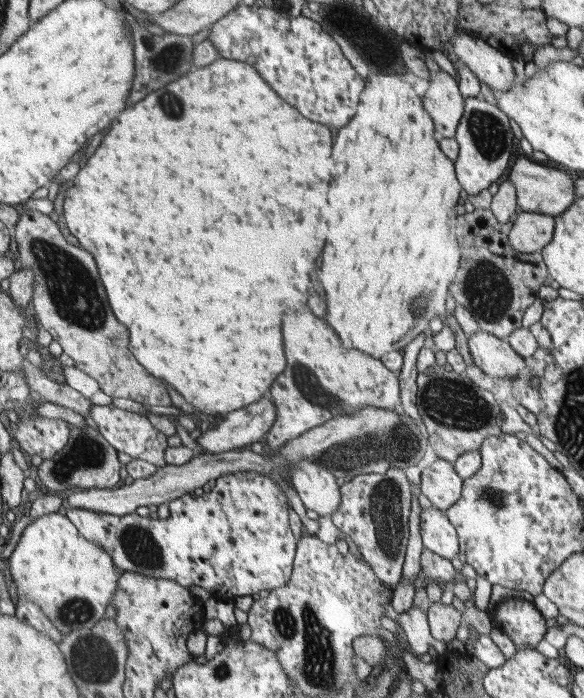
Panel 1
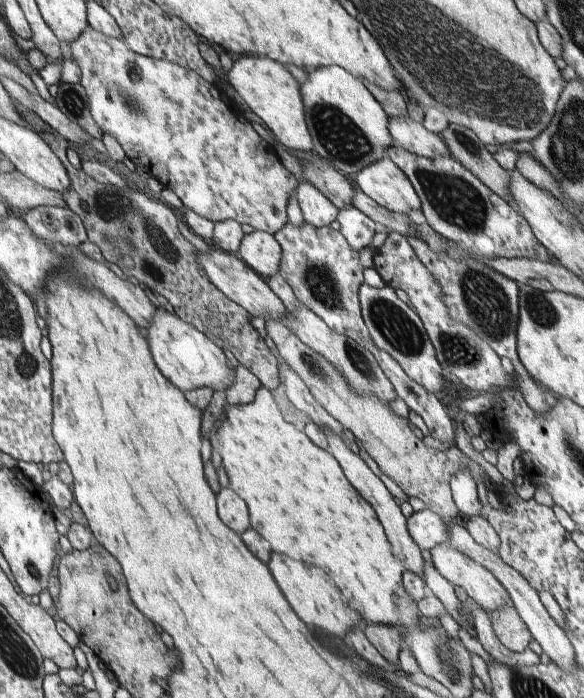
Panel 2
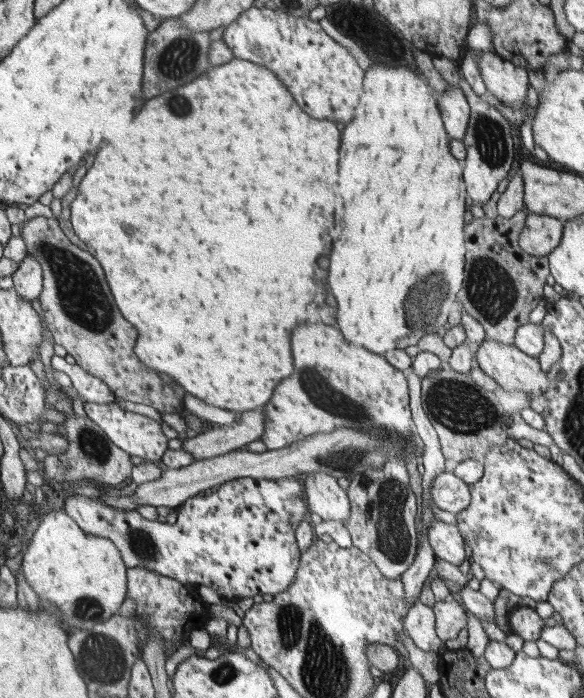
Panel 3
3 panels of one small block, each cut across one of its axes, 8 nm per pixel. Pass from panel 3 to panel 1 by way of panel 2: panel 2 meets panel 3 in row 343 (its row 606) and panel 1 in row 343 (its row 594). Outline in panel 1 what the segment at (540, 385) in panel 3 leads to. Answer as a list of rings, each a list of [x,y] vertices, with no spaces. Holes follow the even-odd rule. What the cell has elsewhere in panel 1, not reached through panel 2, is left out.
[[[482,330],[468,335],[467,340],[473,360],[482,372],[498,378],[517,378],[525,372],[525,358],[510,348],[507,342]]]

